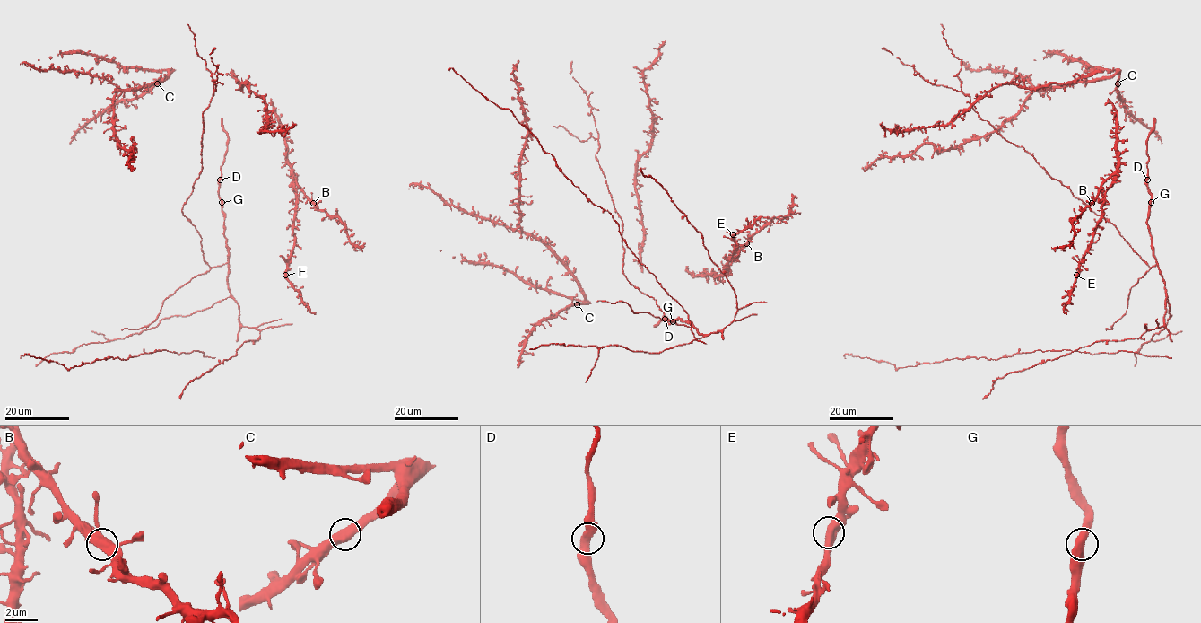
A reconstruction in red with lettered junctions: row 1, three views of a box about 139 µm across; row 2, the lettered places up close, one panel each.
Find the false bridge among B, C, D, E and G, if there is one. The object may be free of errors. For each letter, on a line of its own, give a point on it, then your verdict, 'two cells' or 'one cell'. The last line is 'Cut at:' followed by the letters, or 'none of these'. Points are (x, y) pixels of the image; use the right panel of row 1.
B: (1092, 203) | one cell
C: (1118, 83) | one cell
D: (1147, 179) | one cell
E: (1076, 275) | one cell
G: (1151, 202) | one cell
Cut at: none of these

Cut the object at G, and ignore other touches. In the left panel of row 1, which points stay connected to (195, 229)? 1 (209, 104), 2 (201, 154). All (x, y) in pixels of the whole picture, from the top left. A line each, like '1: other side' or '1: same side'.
1: same side
2: same side

